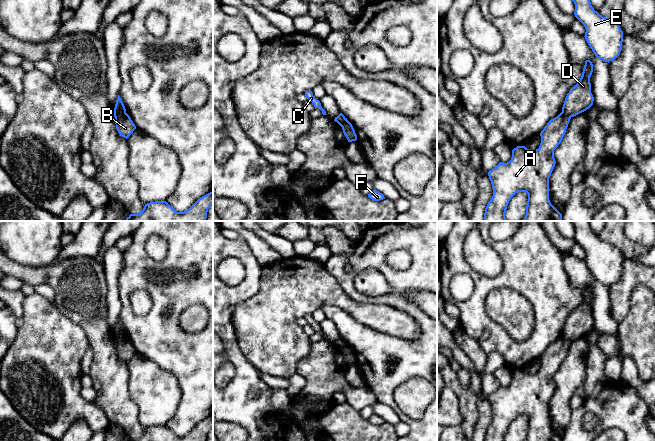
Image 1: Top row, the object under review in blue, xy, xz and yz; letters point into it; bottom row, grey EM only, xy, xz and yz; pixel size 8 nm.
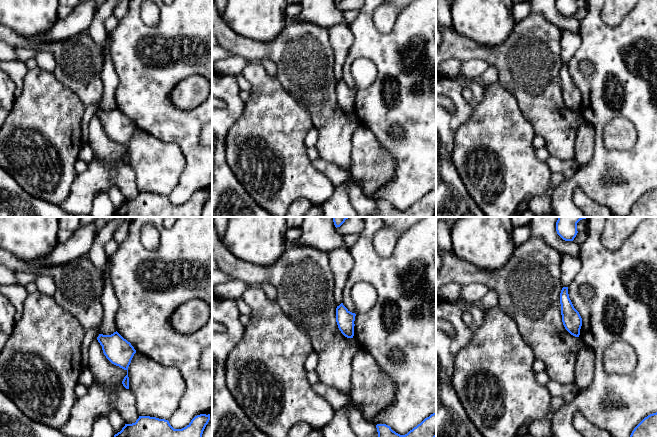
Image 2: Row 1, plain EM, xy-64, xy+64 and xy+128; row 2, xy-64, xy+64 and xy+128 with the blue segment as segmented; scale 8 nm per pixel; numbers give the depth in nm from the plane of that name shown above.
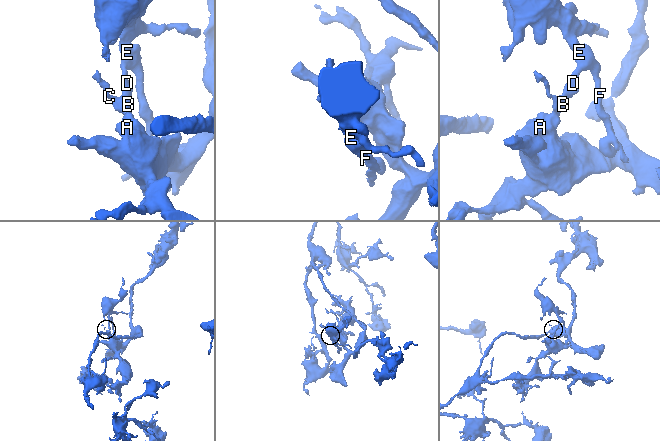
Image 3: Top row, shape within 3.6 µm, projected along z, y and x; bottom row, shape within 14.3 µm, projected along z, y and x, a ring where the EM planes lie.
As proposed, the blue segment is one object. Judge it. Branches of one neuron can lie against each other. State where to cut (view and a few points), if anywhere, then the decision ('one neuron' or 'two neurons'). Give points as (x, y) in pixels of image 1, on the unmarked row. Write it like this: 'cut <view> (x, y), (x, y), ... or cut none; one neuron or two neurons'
cut xy (114, 333), (125, 336); two neurons

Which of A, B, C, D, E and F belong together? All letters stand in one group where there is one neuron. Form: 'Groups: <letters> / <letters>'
Groups: A B C / D E F

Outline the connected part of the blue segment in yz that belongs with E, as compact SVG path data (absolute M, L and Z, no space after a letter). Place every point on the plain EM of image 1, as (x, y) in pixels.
M570 221L575 228L575 241L584 249L585 263L595 280L605 286L617 282L622 273L623 255L613 244L601 240L591 229L589 221Z

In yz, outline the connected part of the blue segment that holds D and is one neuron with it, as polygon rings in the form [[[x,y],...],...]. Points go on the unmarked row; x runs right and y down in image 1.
[[[586,284],[580,304],[570,313],[565,322],[562,336],[566,339],[574,341],[593,329],[594,321],[590,307],[592,296],[593,288],[590,284]]]

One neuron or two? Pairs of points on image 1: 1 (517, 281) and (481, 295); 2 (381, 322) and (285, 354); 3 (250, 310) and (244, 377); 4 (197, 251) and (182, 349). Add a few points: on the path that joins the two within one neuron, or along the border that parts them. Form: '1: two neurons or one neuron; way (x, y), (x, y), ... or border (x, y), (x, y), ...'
1: one neuron; way (508, 281), (498, 281), (489, 286)
2: one neuron; way (349, 306), (339, 298), (309, 298), (285, 322)
3: two neurons; border (235, 336), (237, 345), (243, 355), (258, 370)
4: one neuron; way (202, 275), (175, 303), (174, 325)

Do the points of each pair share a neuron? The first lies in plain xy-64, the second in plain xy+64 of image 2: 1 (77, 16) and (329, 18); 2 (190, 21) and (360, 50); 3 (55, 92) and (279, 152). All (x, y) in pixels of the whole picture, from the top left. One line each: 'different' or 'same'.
1: same
2: same
3: same

